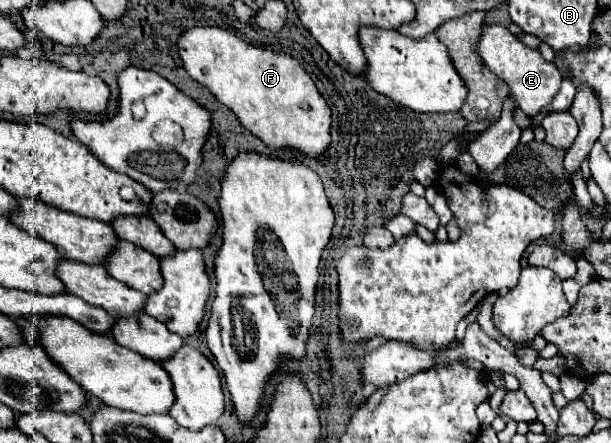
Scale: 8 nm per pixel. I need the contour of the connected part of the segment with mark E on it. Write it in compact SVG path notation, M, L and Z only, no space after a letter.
M498 24L486 26L476 48L482 62L510 86L510 94L516 98L520 110L526 112L530 118L534 118L542 108L546 108L558 94L562 84L562 74L558 66L546 62L538 50L520 42L508 28Z

